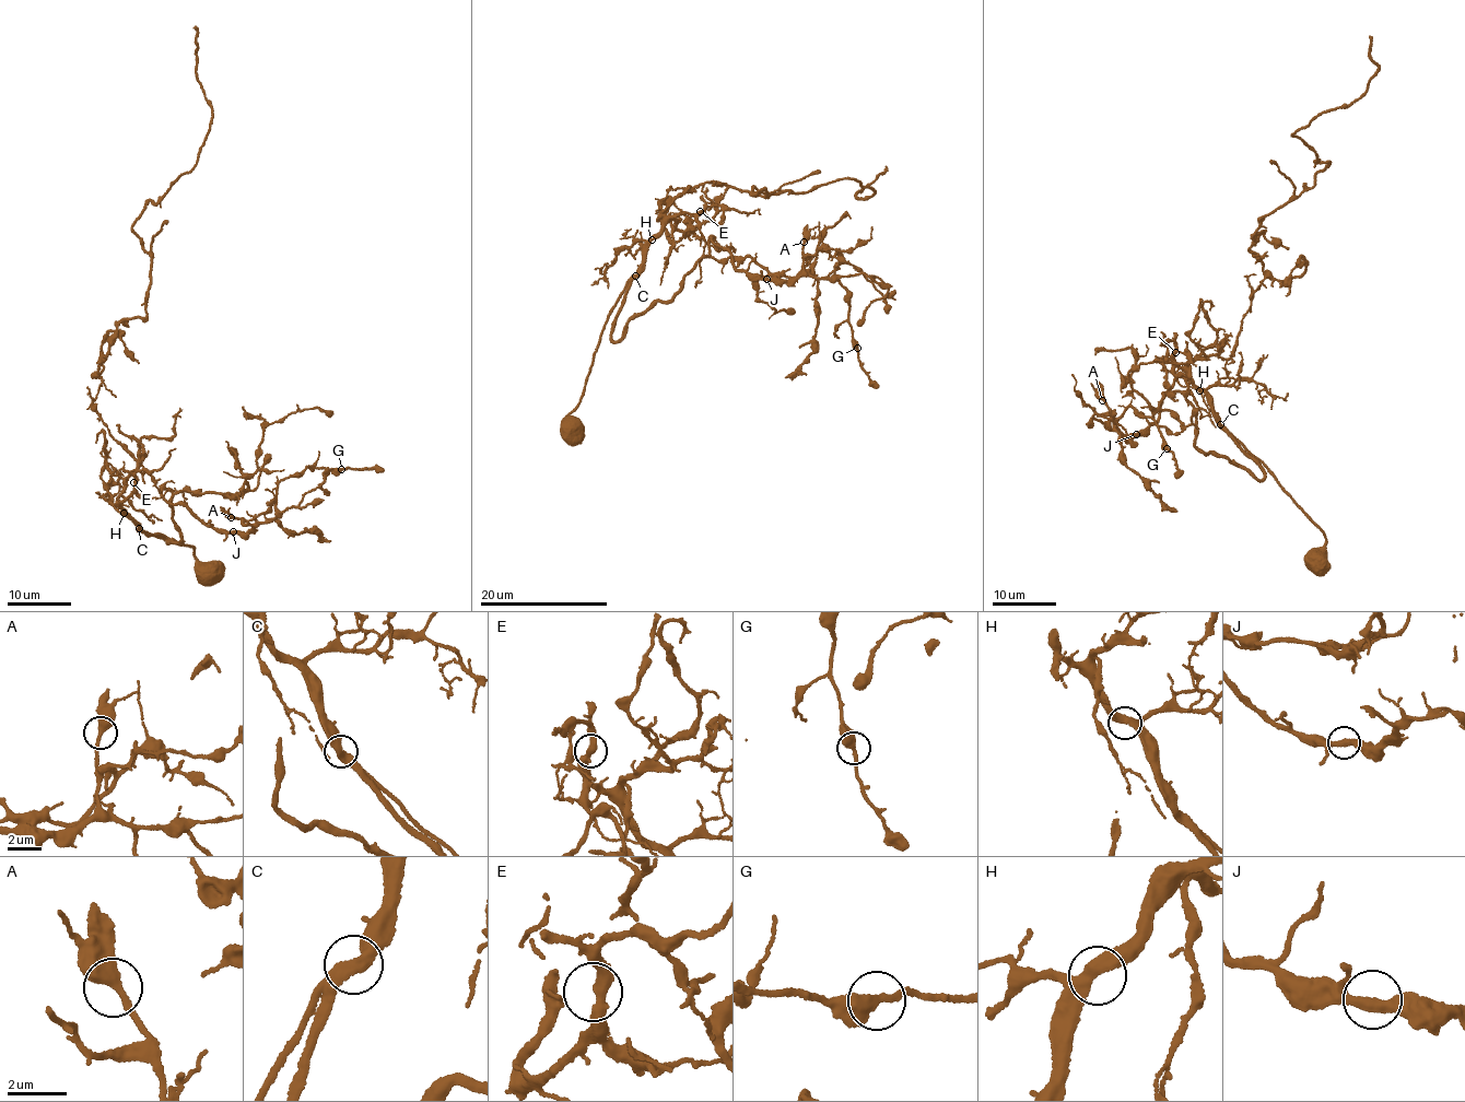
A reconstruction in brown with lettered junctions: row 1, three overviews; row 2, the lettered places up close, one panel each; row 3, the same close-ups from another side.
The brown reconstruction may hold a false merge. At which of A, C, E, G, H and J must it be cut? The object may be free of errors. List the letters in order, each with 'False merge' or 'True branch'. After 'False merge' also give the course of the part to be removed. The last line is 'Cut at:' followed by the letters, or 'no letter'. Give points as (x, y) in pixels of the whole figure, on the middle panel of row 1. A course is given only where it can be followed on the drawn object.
A: True branch
C: True branch
E: True branch
G: True branch
H: True branch
J: True branch
Cut at: no letter

